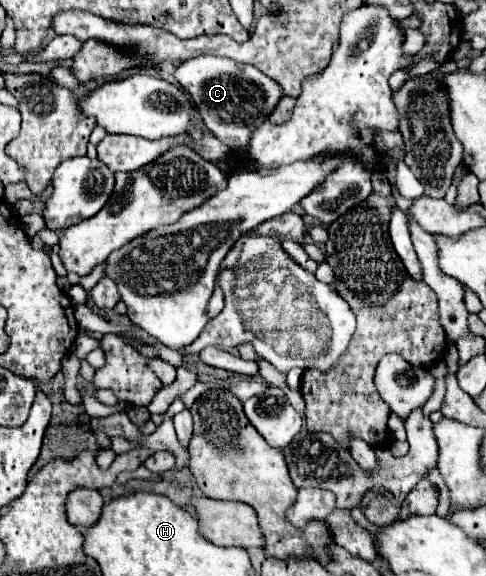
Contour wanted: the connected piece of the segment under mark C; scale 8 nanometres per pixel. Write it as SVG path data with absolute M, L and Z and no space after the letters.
M198 56L182 62L174 78L190 94L204 126L220 138L228 148L242 152L250 134L262 124L282 98L282 88L250 64L238 64L222 56Z

